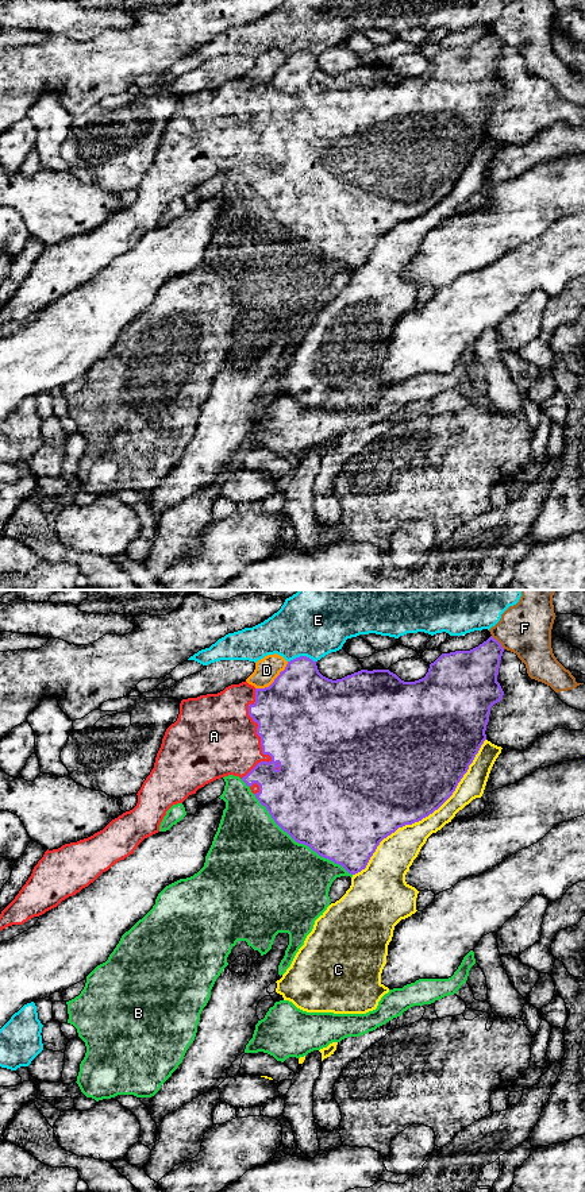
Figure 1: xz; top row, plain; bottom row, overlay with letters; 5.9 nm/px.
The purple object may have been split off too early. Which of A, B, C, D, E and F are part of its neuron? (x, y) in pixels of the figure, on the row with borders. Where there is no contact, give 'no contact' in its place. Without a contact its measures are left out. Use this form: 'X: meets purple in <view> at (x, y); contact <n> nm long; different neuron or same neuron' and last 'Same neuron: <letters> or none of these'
A: meets purple in xz at (261, 740); contact 550 nm long; same neuron
B: meets purple in xz at (300, 843); contact 750 nm long; different neuron
C: meets purple in xz at (424, 817); contact 1150 nm long; different neuron
D: meets purple in xz at (274, 681); contact 260 nm long; different neuron
E: meets purple in xz at (301, 656); contact 170 nm long; different neuron
F: meets purple in xz at (497, 641); contact 120 nm long; different neuron
Same neuron: A

